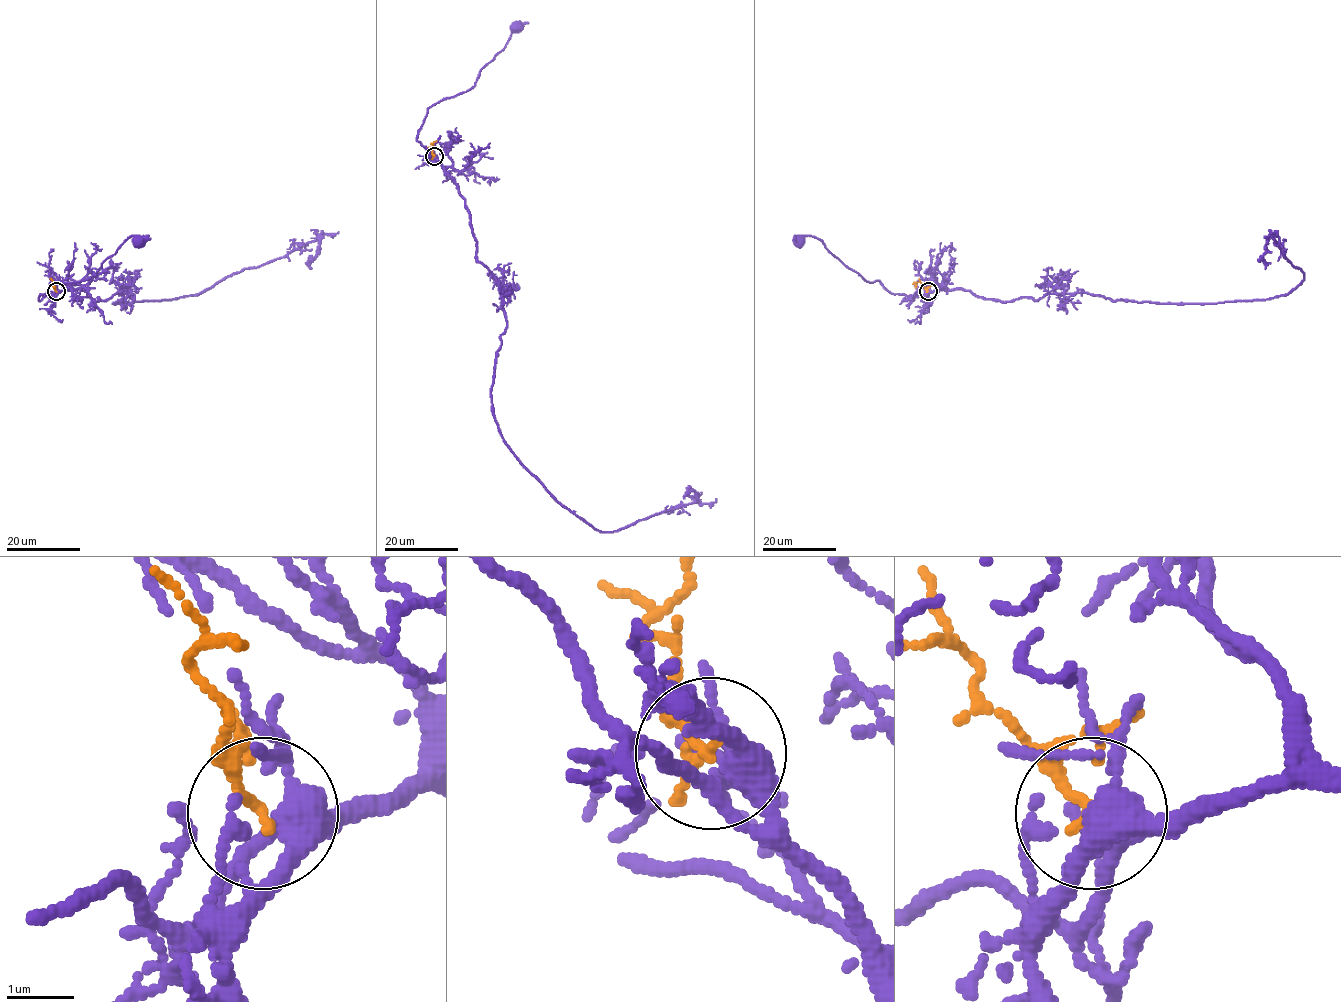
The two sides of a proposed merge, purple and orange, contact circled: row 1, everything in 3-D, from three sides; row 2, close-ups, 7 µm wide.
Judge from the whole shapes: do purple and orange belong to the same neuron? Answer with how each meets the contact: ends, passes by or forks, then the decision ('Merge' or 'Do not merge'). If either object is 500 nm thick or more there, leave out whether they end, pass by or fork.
At the ring purple forks. At the ring orange ends. Merge

